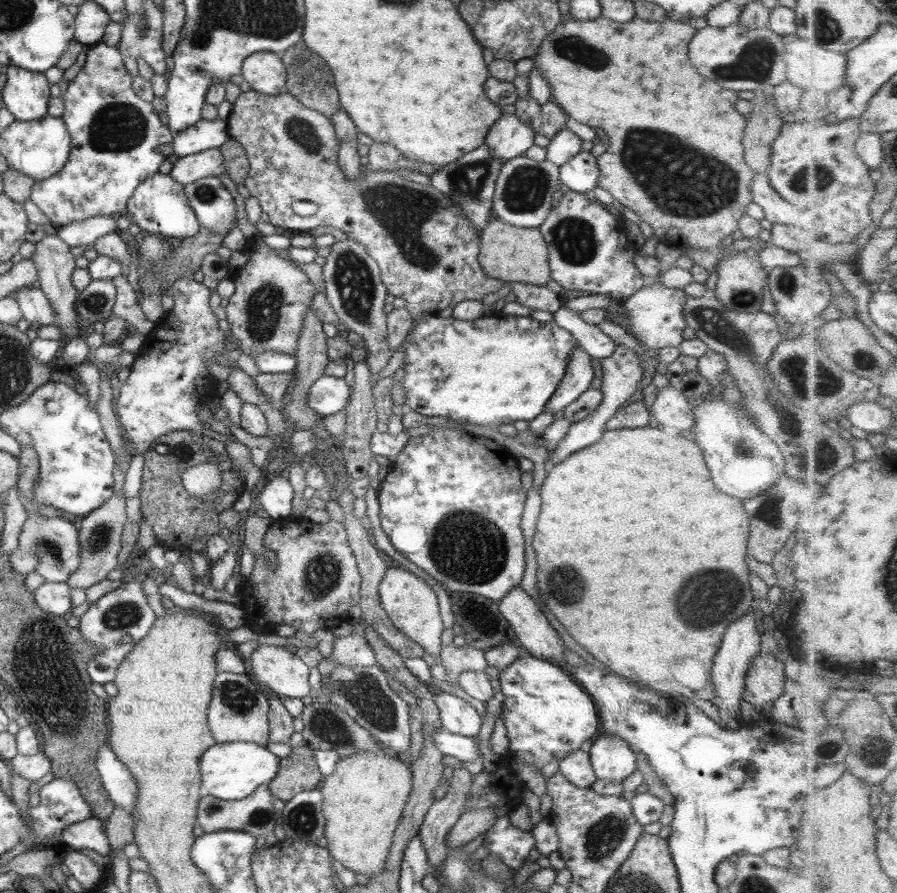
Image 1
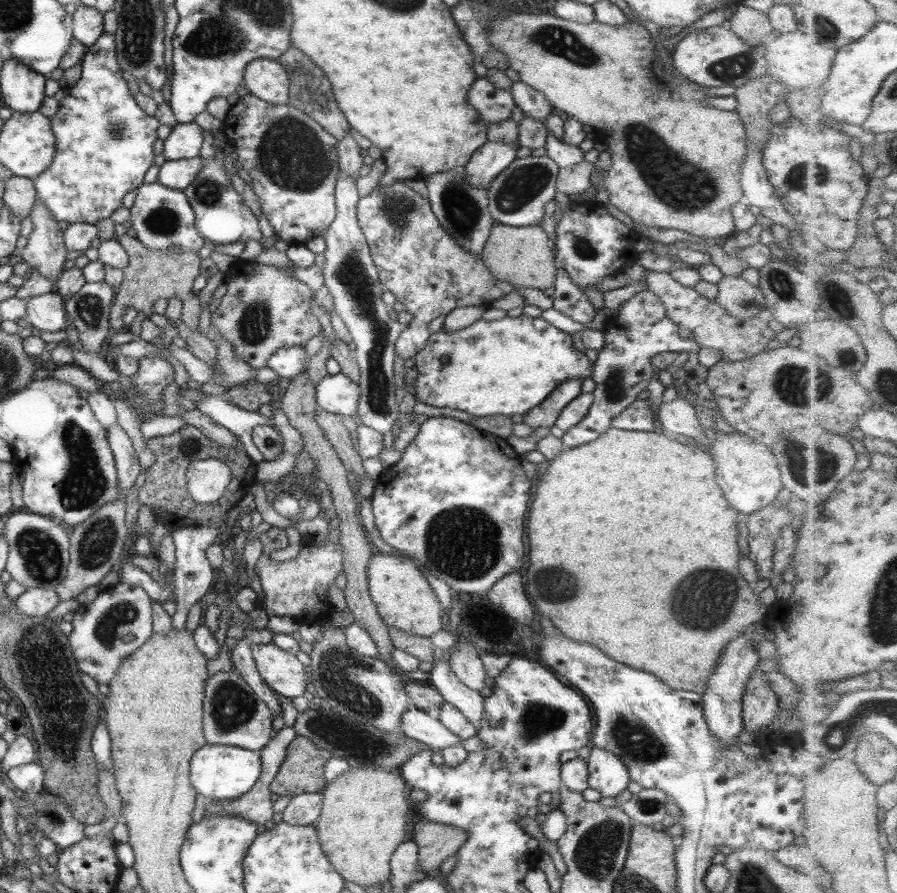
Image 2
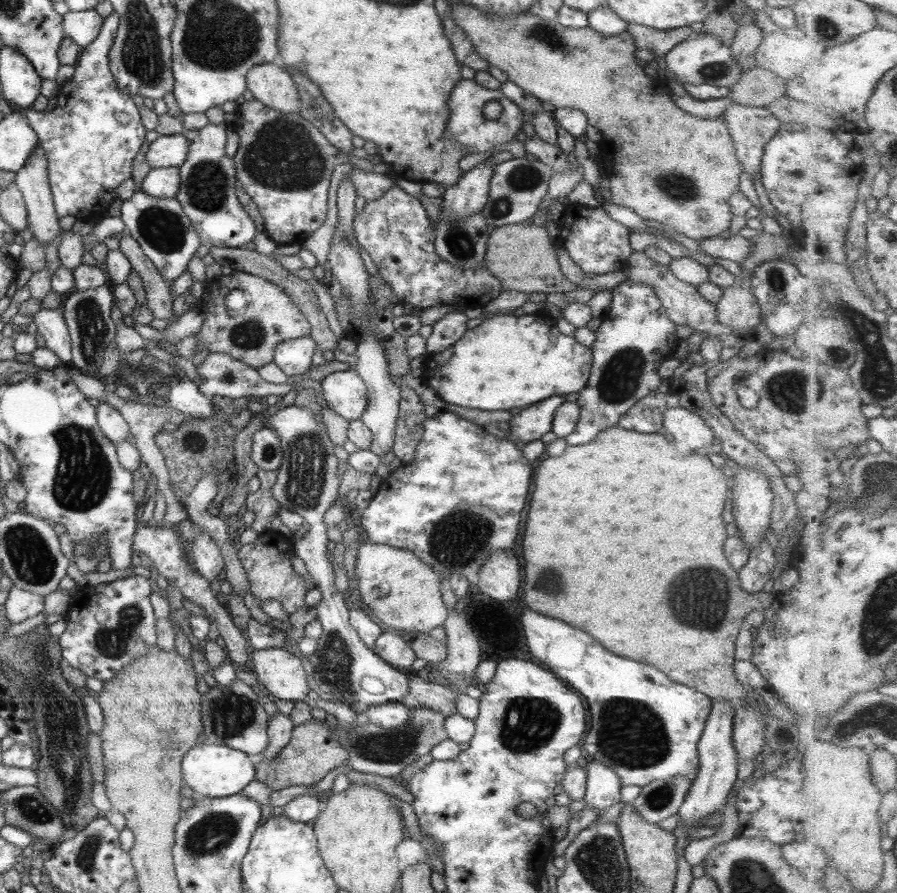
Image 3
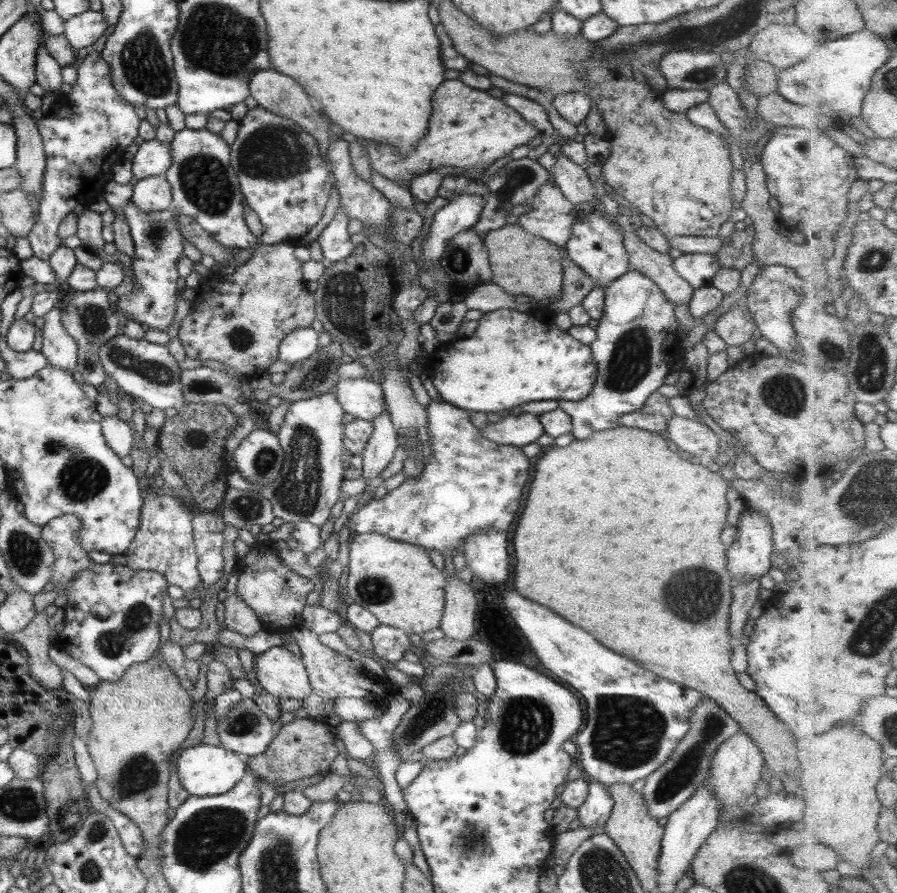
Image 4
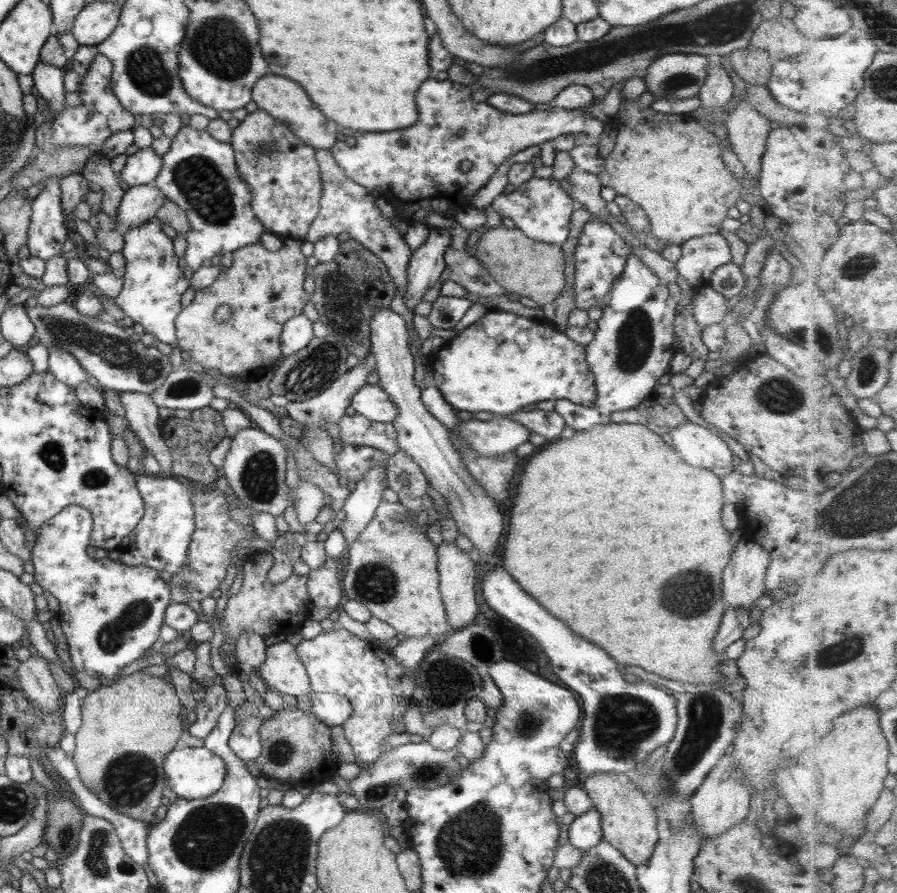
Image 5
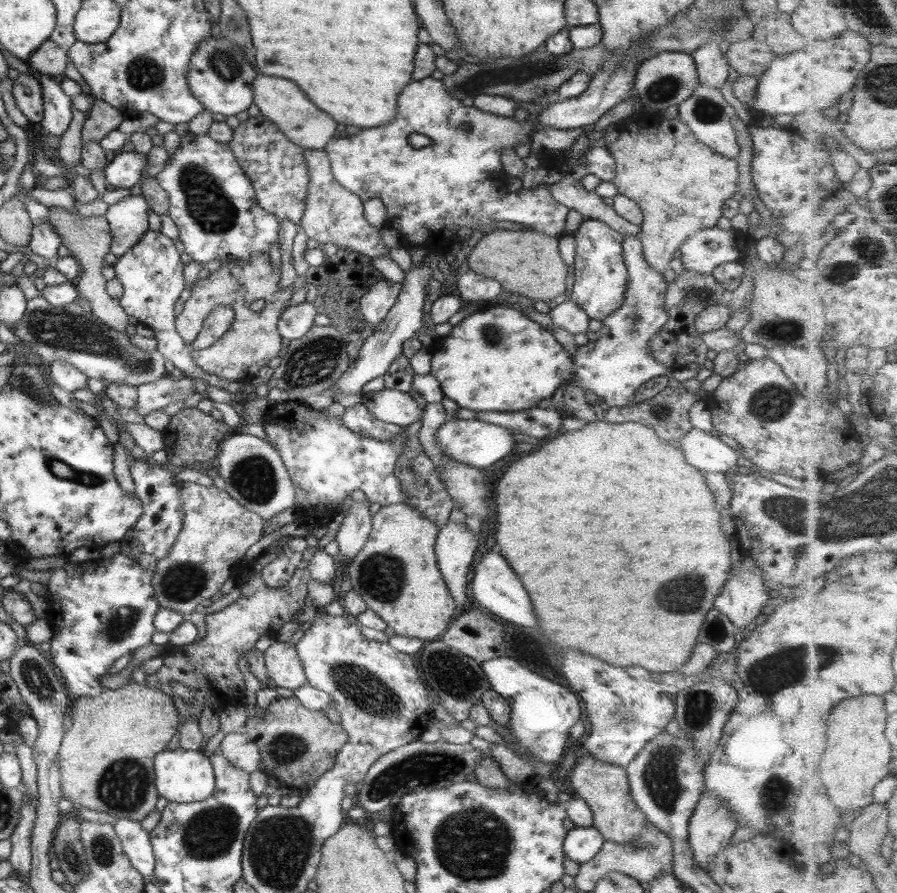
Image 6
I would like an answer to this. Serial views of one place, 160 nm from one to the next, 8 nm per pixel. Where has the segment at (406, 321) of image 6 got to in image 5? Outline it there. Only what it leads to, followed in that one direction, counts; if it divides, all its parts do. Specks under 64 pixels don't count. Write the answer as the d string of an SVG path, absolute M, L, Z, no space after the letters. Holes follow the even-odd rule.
M429 228L426 241L413 250L407 262L406 297L403 306L413 313L421 296L437 283L445 269L443 252L450 246L448 230ZM369 352L363 357L363 360L360 363L351 367L339 378L336 378L319 394L301 402L288 402L284 407L285 410L287 410L287 416L293 421L302 422L303 430L306 430L307 425L311 425L326 431L325 422L333 422L338 425L338 421L345 415L345 409L350 406L350 398L355 394L355 392L357 392L357 390L359 390L359 388L366 385L365 379L369 376L369 372L375 370L376 364L374 363L372 354Z

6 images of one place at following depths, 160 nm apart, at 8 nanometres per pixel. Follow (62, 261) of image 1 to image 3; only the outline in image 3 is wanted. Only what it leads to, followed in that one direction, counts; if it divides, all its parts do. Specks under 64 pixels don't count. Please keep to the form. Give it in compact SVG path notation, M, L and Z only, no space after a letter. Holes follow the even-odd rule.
M35 146L25 166L15 173L14 184L26 205L27 229L44 249L61 229L51 200L45 154L39 146Z

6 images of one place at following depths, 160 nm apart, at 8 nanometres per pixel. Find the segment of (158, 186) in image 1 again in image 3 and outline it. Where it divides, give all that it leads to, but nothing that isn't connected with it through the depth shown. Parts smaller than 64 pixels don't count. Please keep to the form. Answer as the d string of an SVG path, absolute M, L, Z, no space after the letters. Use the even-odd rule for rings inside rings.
M141 190L134 192L127 200L122 201L119 217L124 222L126 232L135 239L142 253L167 285L171 285L186 271L188 262L201 244L197 231L185 217L181 205L175 198L157 199L141 193Z

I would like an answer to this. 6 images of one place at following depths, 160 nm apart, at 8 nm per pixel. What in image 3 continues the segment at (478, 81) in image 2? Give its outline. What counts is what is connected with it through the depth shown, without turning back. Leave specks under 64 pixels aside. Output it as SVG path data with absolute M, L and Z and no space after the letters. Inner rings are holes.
M459 79L453 85L447 97L447 106L445 135L447 135L447 139L453 139L455 143L465 147L467 153L470 154L479 154L479 152L491 154L491 150L497 149L499 145L513 141L515 134L522 130L524 124L524 114L514 102L505 98L499 89L481 88L476 82L473 82L473 79ZM489 100L495 100L501 106L499 117L493 120L481 116L481 108Z

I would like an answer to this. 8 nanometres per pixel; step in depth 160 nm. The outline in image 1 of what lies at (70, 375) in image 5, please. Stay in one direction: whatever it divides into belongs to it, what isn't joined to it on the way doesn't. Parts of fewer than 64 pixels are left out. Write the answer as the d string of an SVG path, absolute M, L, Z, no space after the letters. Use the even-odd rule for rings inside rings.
M18 288L15 300L22 312L22 319L26 320L28 324L33 324L33 322L39 326L54 324L55 311L41 289Z

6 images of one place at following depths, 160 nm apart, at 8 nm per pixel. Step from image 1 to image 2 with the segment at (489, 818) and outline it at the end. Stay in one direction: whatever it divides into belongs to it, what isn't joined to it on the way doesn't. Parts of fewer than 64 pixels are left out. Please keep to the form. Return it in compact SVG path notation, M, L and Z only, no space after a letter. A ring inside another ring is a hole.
M421 819L411 823L408 832L417 847L418 865L427 877L438 872L440 864L457 852L466 837L454 826Z

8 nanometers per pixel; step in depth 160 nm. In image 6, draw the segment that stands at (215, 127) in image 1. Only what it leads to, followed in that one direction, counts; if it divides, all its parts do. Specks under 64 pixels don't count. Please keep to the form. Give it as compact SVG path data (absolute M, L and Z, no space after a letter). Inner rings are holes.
M134 151L118 152L103 170L104 184L114 186L115 189L129 190L133 184L137 185L145 167L147 167L146 156L139 155Z

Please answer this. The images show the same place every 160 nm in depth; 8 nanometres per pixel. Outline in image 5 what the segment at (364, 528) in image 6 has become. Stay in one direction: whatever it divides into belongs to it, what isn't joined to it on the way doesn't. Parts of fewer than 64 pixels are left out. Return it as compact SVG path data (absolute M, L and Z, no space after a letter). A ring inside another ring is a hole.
M374 466L362 476L355 489L343 500L341 508L345 518L341 521L339 531L348 545L373 518L377 505L382 501L381 492L385 488L383 479L385 466Z

